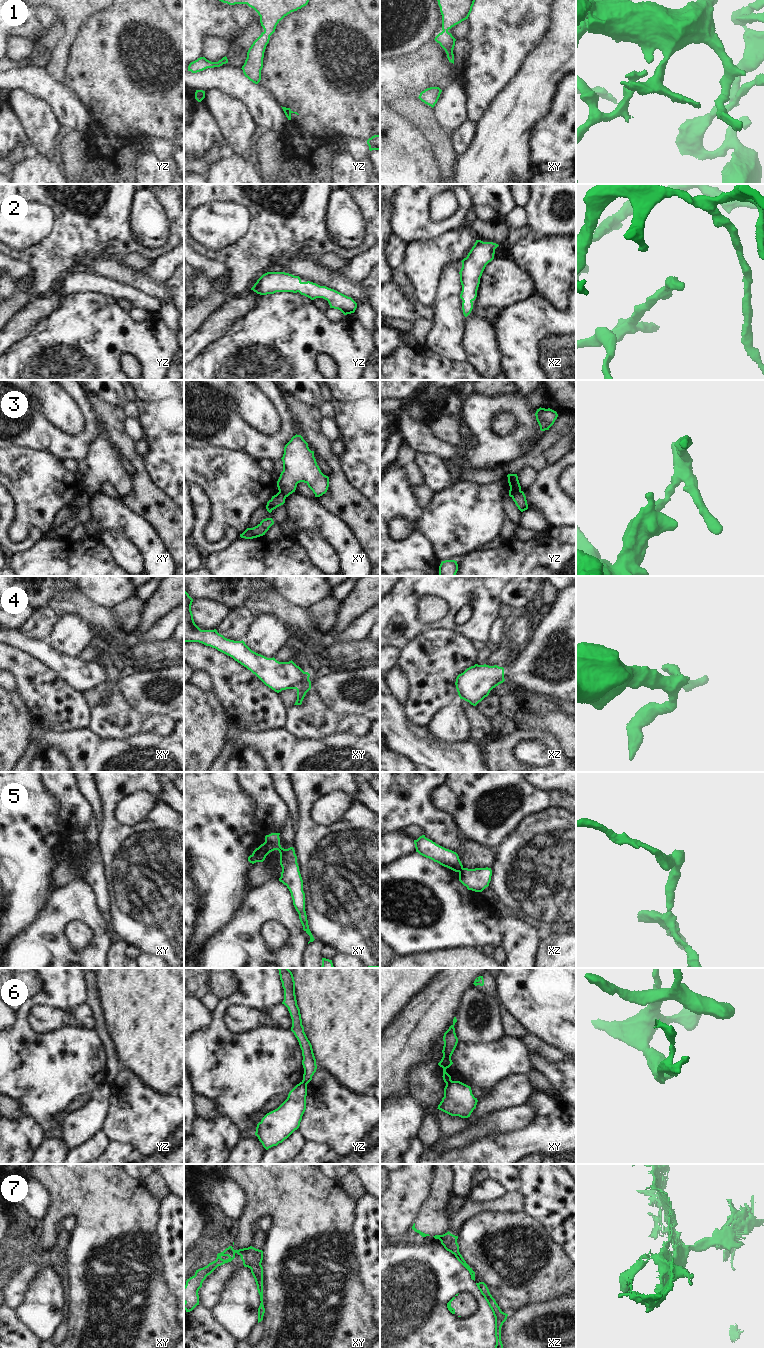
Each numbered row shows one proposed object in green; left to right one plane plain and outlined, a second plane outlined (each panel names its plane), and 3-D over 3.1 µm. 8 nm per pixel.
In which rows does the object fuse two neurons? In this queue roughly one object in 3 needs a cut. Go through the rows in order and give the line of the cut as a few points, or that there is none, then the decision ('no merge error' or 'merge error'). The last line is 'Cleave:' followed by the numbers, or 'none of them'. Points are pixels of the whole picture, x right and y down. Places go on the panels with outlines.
1: no cut; no merge error
2: no cut; no merge error
3: cut in yz along (520, 490), (511, 496); merge error
4: cut in xy along (308, 678), (304, 678), (296, 689); merge error
5: cut in xy along (263, 843), (267, 854); merge error
6: cut in xy along (452, 1081), (446, 1084); merge error
7: cut in xy along (247, 1248), (240, 1255); merge error
Cleave: 3, 4, 5, 6, 7

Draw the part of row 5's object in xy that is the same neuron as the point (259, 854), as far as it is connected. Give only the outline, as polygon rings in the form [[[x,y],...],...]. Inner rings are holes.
[[[261,844],[256,848],[253,853],[248,857],[248,861],[252,864],[256,862],[263,862],[267,856],[265,844]]]

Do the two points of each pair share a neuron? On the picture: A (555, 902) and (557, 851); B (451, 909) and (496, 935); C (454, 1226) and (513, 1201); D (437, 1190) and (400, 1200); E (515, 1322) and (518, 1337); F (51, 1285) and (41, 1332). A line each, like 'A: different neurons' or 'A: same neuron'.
A: same neuron
B: same neuron
C: same neuron
D: different neurons
E: same neuron
F: same neuron

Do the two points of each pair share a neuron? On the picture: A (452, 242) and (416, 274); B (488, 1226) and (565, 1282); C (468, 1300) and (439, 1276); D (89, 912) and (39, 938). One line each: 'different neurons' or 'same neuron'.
A: same neuron
B: same neuron
C: different neurons
D: same neuron

